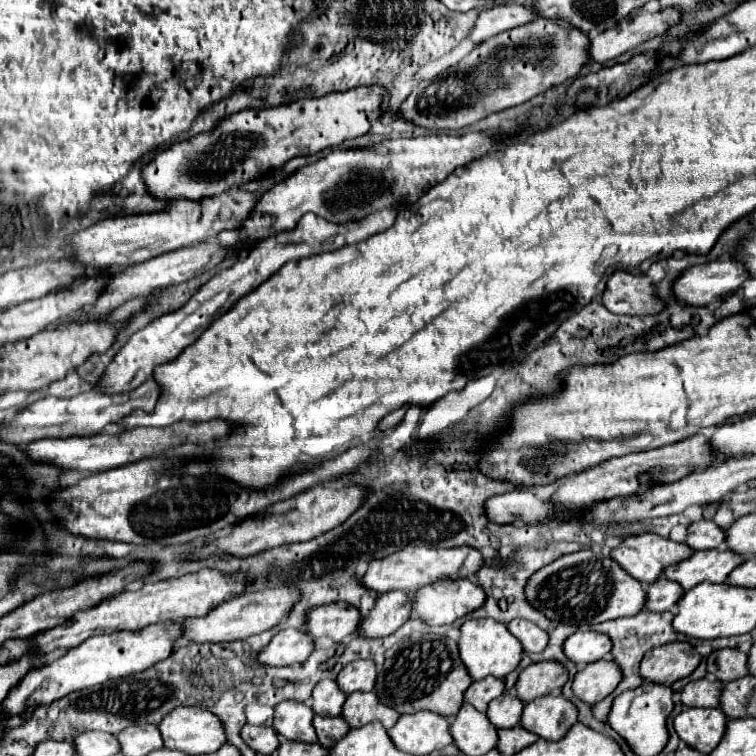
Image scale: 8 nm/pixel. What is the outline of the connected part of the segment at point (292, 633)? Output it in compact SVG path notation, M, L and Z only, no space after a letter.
M299 629L279 631L271 643L257 653L257 663L263 667L287 667L303 663L313 651L313 639Z

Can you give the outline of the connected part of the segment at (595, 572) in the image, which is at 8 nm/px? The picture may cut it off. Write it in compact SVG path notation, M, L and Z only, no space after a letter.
M583 549L561 555L553 563L533 573L525 585L525 599L549 621L563 625L583 625L639 613L645 605L645 591L643 585L627 575L611 557Z

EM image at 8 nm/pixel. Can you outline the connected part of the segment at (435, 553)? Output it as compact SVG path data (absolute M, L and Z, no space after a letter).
M405 547L393 555L373 559L367 567L367 573L359 579L359 583L377 595L383 595L387 591L417 591L425 585L435 583L441 577L459 579L459 577L473 577L479 567L483 565L483 557L473 547L455 547L455 549L429 549L429 547Z

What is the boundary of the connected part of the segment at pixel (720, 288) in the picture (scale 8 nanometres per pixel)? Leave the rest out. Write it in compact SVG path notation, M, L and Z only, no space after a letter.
M735 259L711 261L683 271L673 281L671 291L675 299L685 305L705 307L737 291L747 277L747 271Z

